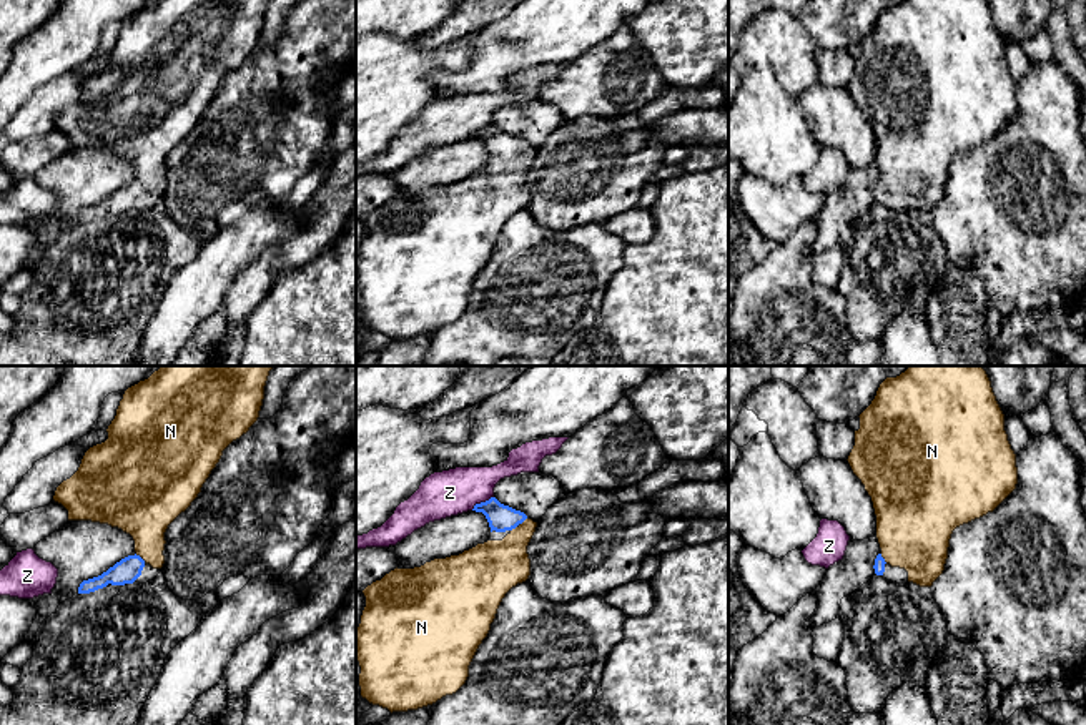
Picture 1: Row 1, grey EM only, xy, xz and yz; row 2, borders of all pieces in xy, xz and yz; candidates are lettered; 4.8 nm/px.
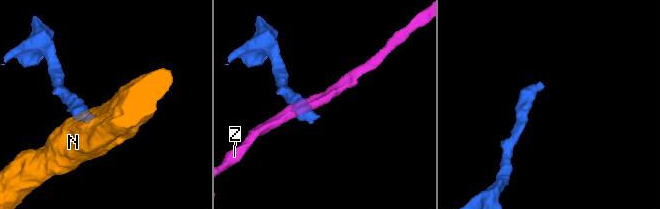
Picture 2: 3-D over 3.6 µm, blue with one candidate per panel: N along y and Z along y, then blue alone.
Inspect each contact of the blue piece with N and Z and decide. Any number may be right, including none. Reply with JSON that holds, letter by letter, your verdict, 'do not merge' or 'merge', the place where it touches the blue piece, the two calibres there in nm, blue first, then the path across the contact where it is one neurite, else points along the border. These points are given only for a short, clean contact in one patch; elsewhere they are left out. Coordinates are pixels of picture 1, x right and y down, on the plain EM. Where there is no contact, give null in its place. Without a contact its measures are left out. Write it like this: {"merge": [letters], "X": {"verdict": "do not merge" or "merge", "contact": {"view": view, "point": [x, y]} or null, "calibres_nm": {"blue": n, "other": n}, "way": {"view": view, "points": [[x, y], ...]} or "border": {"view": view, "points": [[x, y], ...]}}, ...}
{"merge": ["N"], "N": {"verdict": "merge", "contact": {"view": "xy", "point": [138, 183]}, "calibres_nm": {"blue": 120, "other": 320}, "way": {"view": "xy", "points": [[127, 198], [138, 183], [143, 132]]}}, "Z": {"verdict": "do not merge", "contact": {"view": "xz", "point": [481, 130]}, "calibres_nm": {"blue": 130, "other": 220}, "border": {"view": "xz", "points": [[493, 123], [471, 137]]}}}

